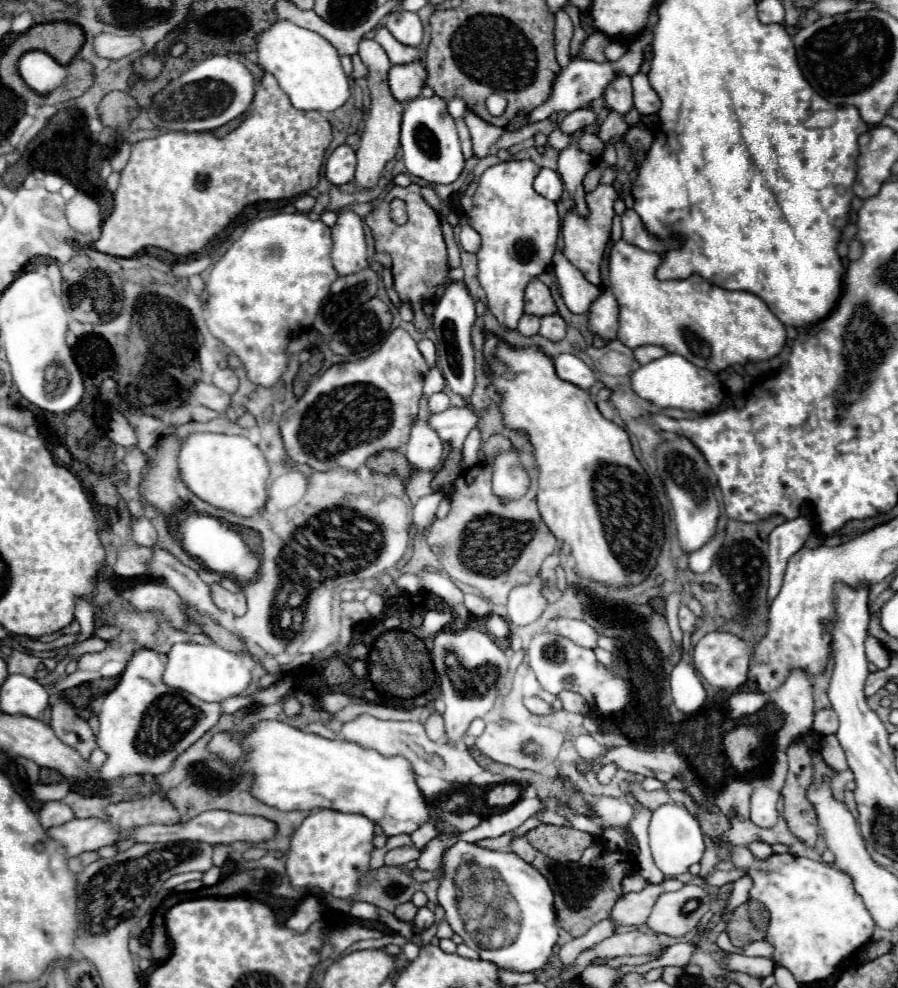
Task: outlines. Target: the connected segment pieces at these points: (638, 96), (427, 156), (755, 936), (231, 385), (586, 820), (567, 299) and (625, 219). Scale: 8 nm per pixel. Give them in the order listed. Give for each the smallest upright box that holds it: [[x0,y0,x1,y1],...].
[[632,73,660,115],[400,95,464,185],[726,899,770,947],[212,369,238,393],[570,815,602,837],[552,249,600,313],[622,209,670,253]]

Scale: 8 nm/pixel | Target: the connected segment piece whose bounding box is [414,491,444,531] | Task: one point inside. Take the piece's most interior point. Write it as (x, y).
(424, 511)

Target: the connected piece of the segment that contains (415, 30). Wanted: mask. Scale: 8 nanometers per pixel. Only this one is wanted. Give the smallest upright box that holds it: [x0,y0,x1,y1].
[384,11,424,47]

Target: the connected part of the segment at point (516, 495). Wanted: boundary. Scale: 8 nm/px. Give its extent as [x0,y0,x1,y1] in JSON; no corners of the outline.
[488,449,530,503]

